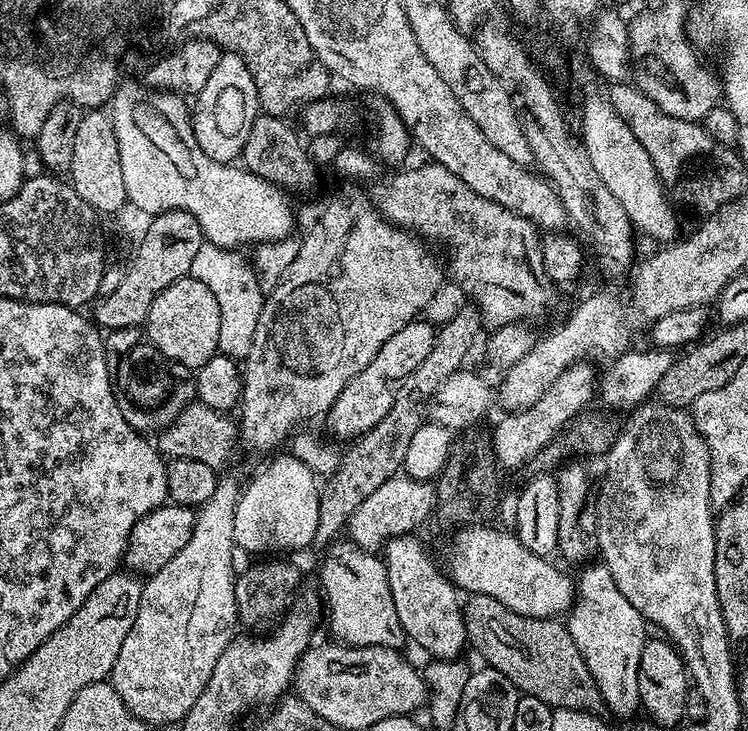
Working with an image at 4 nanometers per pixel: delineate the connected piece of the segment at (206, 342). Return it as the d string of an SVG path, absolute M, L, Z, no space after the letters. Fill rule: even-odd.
M192 275L166 286L166 290L154 298L146 321L148 336L157 348L155 351L165 361L184 370L197 370L217 356L221 325L222 315L213 291Z

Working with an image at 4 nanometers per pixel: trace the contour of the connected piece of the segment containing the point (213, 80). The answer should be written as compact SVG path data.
M225 51L206 86L195 93L194 100L196 108L194 104L191 109L192 129L198 146L202 146L204 153L219 164L239 161L244 155L246 138L250 138L250 130L262 112L254 78L244 59L237 52Z

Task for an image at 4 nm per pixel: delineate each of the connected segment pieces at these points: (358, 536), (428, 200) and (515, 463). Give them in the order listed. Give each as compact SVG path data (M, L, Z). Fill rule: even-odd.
M397 474L378 486L370 498L354 510L348 520L347 539L362 550L379 553L384 545L394 537L404 536L414 531L435 509L435 487L427 481L412 480L403 474Z
M427 163L421 168L398 172L389 180L381 179L373 183L370 199L377 212L397 228L403 228L405 232L413 233L425 242L445 244L448 247L448 256L452 259L451 279L453 276L460 283L461 290L472 299L469 301L480 312L481 321L487 327L489 324L489 329L538 319L555 302L557 291L548 277L548 271L544 269L541 229L526 217L498 206L498 202L490 202L490 198L484 198L482 194L476 194L470 190L470 186L466 186L466 182L458 178L458 174L450 174L446 166Z
M581 362L571 364L530 406L521 412L510 412L501 415L496 428L491 429L492 449L496 455L496 463L501 469L520 468L523 464L531 465L537 454L553 440L557 439L567 429L568 425L585 411L584 408L591 400L595 401L598 396L598 372L591 368L591 363Z

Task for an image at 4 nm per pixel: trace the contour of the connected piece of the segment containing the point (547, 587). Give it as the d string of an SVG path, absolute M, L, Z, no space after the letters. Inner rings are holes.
M464 526L459 529L456 536L456 545L448 552L448 568L446 564L446 575L457 589L465 593L478 596L489 596L502 606L514 610L514 614L522 614L530 618L560 618L571 609L577 595L577 589L574 587L574 580L567 576L560 568L555 568L551 559L534 554L522 546L522 542L511 531L503 527L492 528L496 526Z

